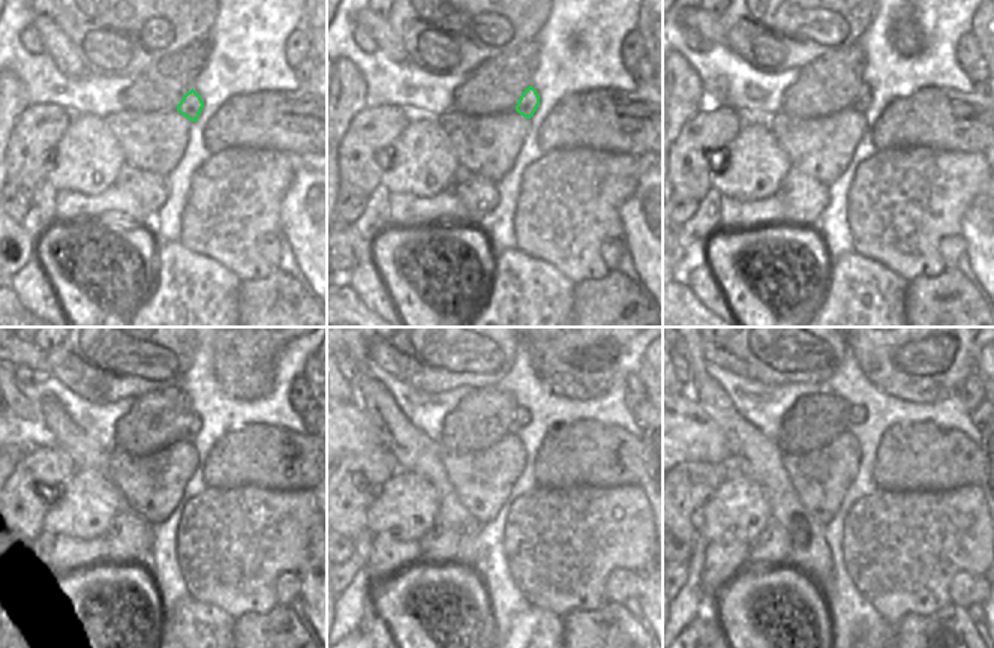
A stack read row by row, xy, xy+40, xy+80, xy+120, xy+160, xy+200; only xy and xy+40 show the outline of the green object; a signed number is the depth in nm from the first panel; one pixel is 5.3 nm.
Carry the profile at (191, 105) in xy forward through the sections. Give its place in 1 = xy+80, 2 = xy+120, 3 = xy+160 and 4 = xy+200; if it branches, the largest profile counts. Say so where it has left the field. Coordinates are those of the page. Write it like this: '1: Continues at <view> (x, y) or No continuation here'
1: Continues at xy+80 (861, 102)
2: Continues at xy+120 (191, 432)
3: Continues at xy+160 (522, 416)
4: Continues at xy+200 (856, 414)

